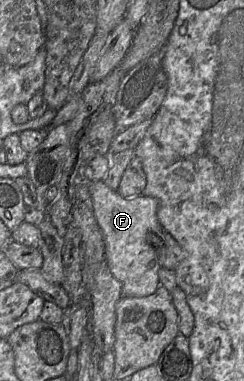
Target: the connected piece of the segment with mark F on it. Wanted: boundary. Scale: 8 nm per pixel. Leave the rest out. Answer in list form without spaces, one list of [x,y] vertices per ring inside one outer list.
[[[104,181],[89,182],[94,214],[105,241],[105,253],[112,275],[120,282],[122,296],[145,297],[160,286],[158,271],[160,264],[156,249],[148,243],[151,233],[164,230],[159,223],[157,199],[141,194],[132,198],[122,197]]]

